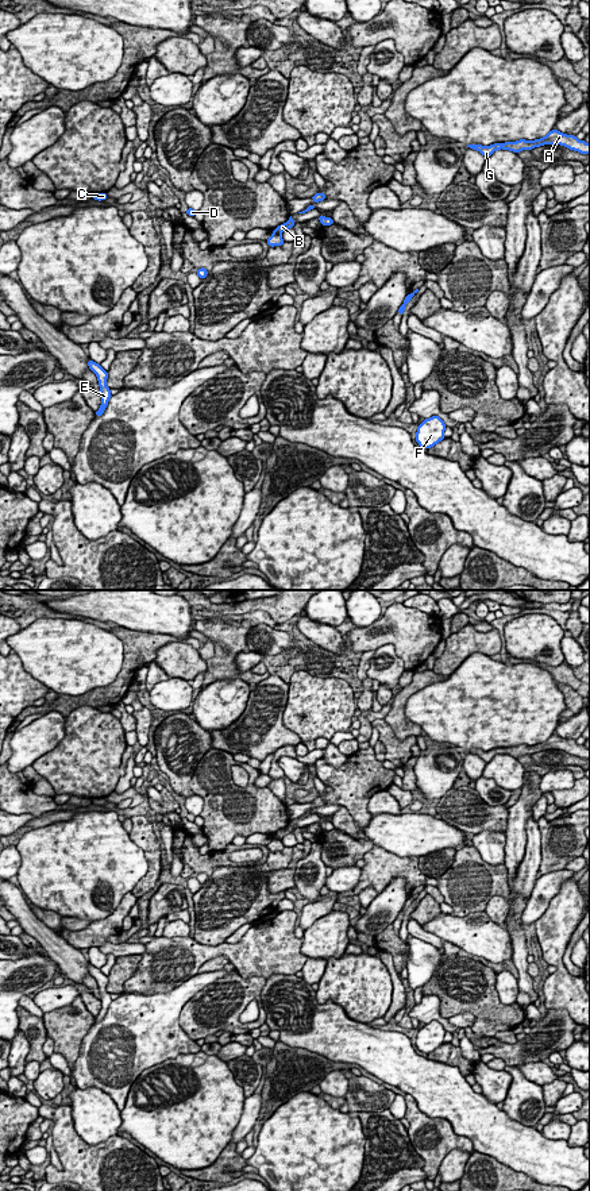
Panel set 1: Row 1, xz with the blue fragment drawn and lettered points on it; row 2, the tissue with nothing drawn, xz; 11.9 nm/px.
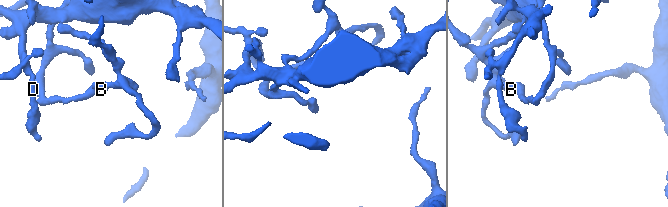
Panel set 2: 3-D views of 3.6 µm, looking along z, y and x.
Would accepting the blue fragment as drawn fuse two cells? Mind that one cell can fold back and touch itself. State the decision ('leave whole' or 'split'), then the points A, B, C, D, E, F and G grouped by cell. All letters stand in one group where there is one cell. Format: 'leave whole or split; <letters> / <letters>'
split; A B C D G / E F

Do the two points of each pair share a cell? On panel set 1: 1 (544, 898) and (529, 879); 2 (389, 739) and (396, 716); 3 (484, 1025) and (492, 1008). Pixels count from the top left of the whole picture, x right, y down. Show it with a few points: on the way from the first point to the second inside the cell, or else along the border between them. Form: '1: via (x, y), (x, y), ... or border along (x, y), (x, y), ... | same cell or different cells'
1: border along (536, 881), (528, 897) | different cells
2: border along (384, 719), (400, 740), (416, 736) | different cells
3: via (488, 1021), (490, 1012) | same cell

